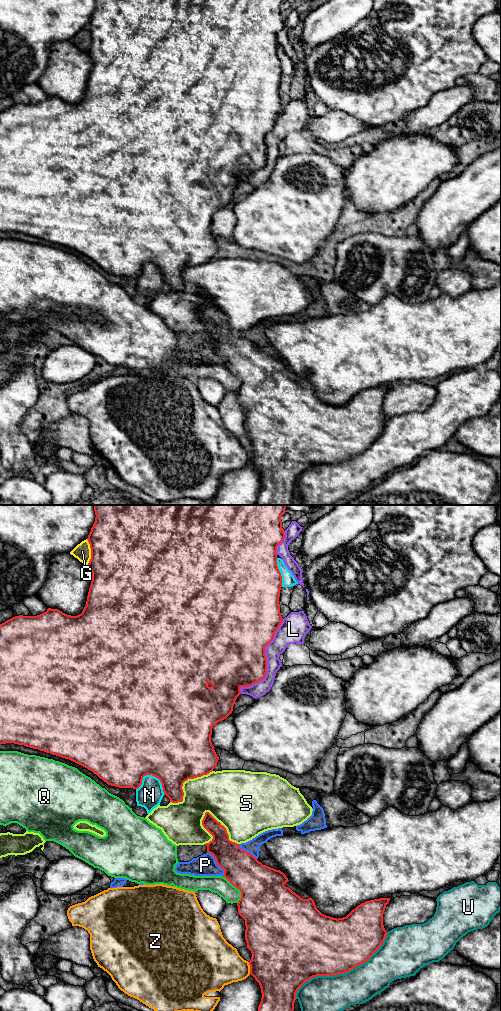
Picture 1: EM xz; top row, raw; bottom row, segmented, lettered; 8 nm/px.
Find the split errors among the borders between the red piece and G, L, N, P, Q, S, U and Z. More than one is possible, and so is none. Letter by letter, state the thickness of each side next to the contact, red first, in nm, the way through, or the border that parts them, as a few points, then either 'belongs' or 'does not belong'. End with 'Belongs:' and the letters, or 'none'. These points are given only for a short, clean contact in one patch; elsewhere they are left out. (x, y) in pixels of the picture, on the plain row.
G: calibres 500 and 140 nm; does not belong
L: calibres 460 and 150 nm; does not belong
N: calibres 500 and 200 nm; does not belong
P: calibres 280 and 180 nm; does not belong
Q: calibres 400 and 140 nm; does not belong
S: calibres 220 and 500 nm; does not belong
U: calibres 480 and 340 nm; does not belong
Z: calibres 480 and 340 nm; border xz (248, 450), (250, 461); does not belong
Belongs: none

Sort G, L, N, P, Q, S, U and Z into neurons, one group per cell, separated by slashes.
G / L / N / P / Q / S / U / Z

